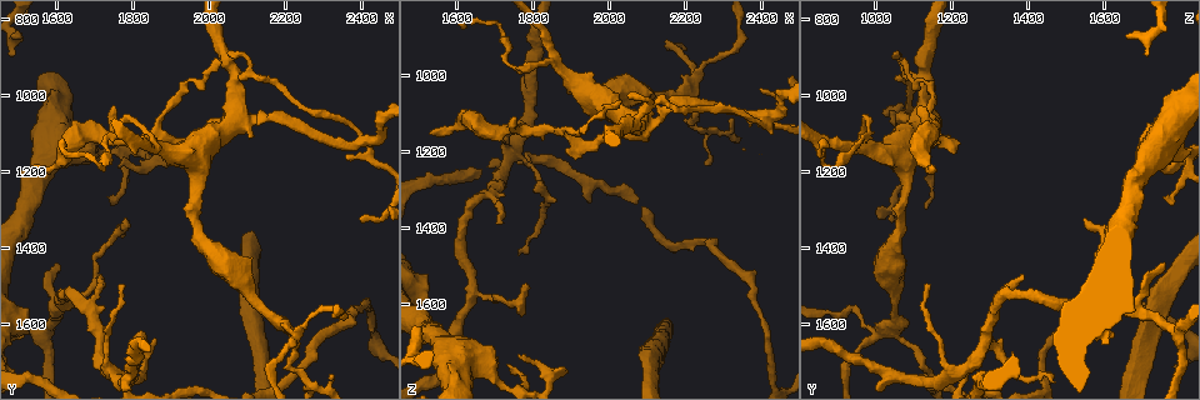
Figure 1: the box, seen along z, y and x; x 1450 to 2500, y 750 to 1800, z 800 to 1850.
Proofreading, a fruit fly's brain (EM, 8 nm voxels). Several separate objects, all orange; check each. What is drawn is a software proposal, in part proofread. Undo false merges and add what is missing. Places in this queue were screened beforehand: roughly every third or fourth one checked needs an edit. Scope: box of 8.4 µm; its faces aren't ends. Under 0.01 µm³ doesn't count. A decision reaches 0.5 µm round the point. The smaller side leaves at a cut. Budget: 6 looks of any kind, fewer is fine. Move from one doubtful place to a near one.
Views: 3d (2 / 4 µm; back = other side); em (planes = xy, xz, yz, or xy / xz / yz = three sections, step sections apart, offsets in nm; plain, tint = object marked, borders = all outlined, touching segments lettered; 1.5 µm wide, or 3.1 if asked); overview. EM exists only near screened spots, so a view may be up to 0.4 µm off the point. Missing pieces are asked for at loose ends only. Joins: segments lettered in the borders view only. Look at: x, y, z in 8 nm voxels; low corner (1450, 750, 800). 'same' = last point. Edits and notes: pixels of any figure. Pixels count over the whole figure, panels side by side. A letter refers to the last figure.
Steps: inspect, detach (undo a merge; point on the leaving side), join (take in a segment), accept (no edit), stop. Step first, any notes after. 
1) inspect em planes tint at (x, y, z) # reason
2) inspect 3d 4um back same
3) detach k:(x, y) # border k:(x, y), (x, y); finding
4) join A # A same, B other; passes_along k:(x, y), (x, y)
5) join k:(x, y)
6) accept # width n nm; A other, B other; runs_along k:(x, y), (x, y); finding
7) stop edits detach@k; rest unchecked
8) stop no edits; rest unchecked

inspect em xy step 4 tint at (1745, 1035, 1110) # branch stops here

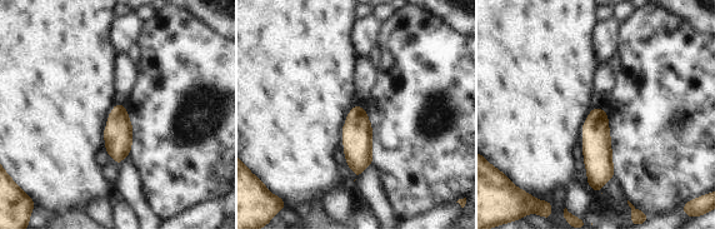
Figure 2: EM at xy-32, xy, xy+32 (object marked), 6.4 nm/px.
inspect em planes borders same

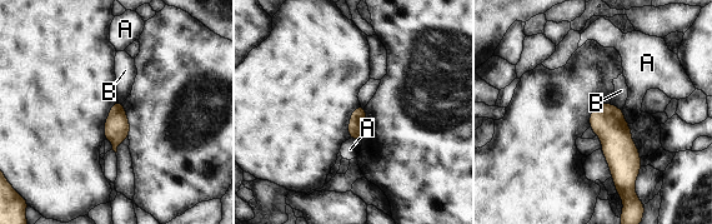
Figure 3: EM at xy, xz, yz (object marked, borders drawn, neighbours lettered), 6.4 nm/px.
accept # A other, B other; border 3:(610, 103), (622, 109); none of them fits

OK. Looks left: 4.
inspect em planes borders at (1530, 1185, 1155) # free end

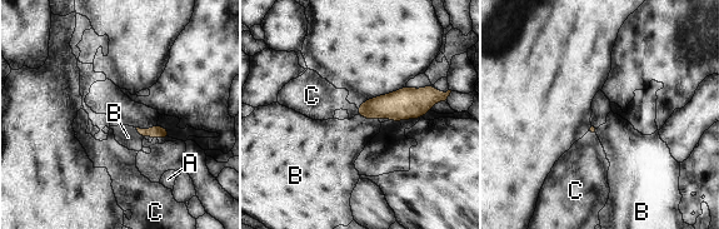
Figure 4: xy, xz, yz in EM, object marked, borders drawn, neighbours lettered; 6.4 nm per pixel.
accept # A other, B other, C other; border 4:(358, 114), (378, 120); none of them fits

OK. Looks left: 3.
inspect 3d 4um at (2410, 1115, 1105) # abrupt turn

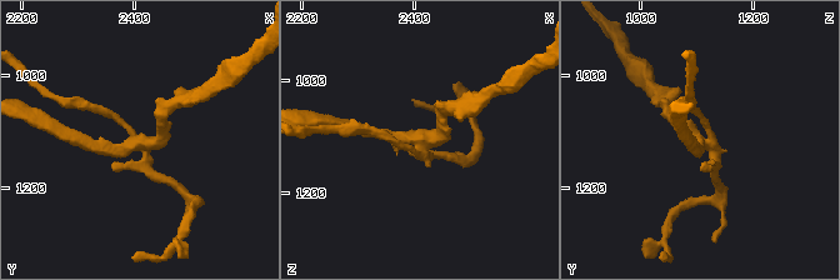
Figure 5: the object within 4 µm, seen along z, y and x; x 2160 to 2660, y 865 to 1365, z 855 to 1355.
inspect em xz step 4 borders at (2410, 1120, 1110) # now the EM

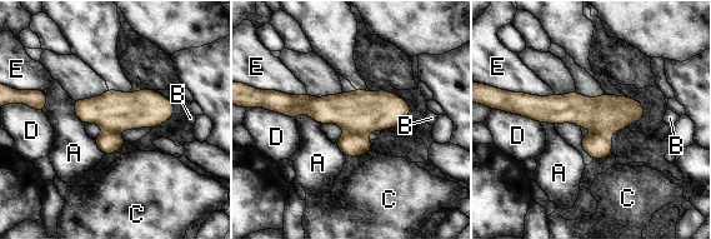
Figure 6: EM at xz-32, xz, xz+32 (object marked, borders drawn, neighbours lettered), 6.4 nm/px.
detach 6:(360, 111) # A other, B other, C other, D other, E other; a second neuron is stuck on

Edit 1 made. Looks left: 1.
stop edits detach@6; rest unchecked

